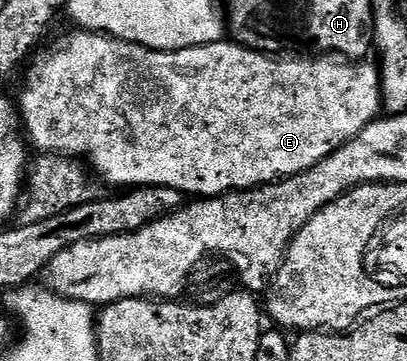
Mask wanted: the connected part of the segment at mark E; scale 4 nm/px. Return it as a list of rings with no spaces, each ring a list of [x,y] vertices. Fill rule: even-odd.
[[[76,29],[73,32],[73,35],[66,36],[53,51],[46,52],[36,64],[33,62],[27,68],[28,80],[24,83],[20,103],[18,99],[18,114],[26,132],[27,142],[33,148],[36,146],[40,153],[49,155],[62,154],[73,157],[88,155],[87,162],[90,167],[92,162],[91,170],[93,172],[96,170],[106,182],[120,187],[116,189],[169,187],[184,192],[188,197],[215,197],[226,195],[229,191],[251,191],[254,187],[263,187],[266,183],[274,183],[288,179],[291,175],[309,171],[314,165],[330,157],[330,153],[342,149],[342,145],[358,137],[358,133],[362,133],[366,125],[373,123],[382,111],[380,69],[375,62],[353,61],[338,56],[281,57],[279,54],[265,53],[263,50],[252,51],[256,49],[236,41],[207,43],[201,47],[187,47],[181,51],[155,51],[137,43],[127,43],[125,39],[113,39],[107,33],[93,33],[83,29]]]

